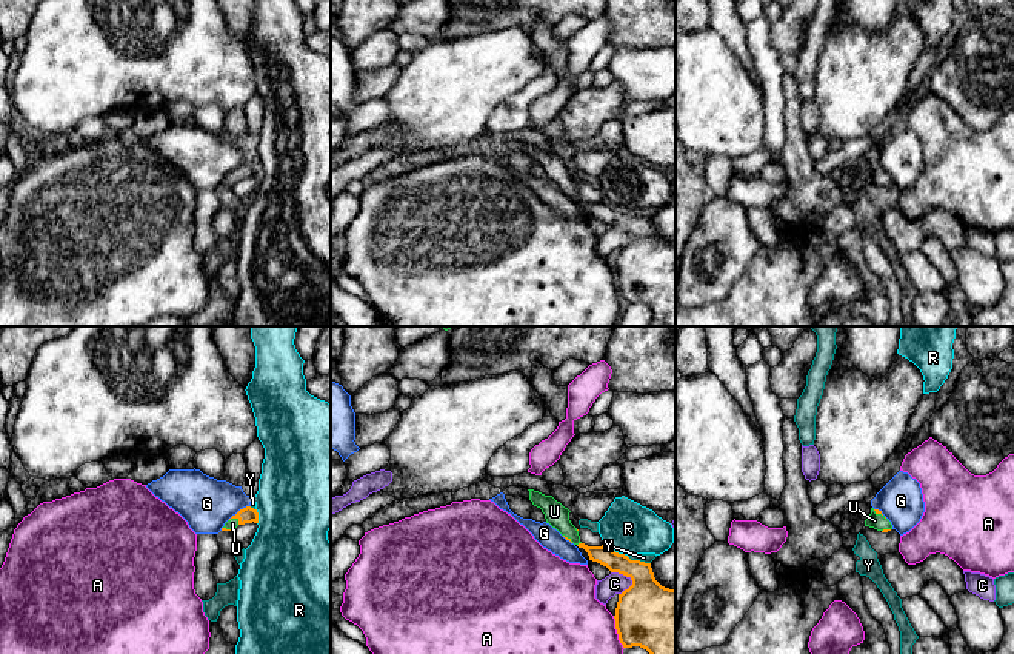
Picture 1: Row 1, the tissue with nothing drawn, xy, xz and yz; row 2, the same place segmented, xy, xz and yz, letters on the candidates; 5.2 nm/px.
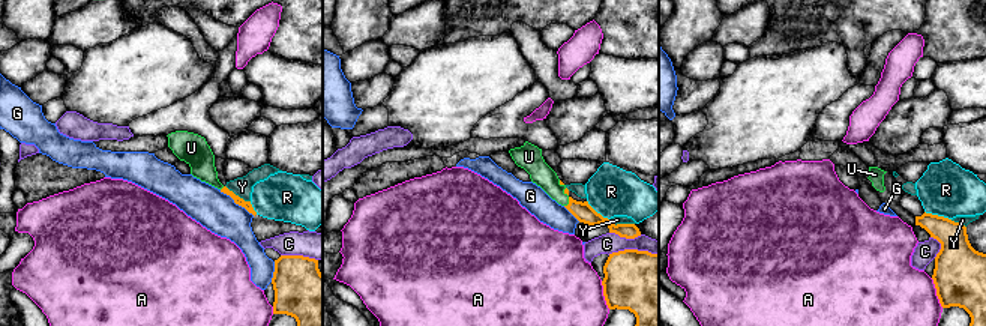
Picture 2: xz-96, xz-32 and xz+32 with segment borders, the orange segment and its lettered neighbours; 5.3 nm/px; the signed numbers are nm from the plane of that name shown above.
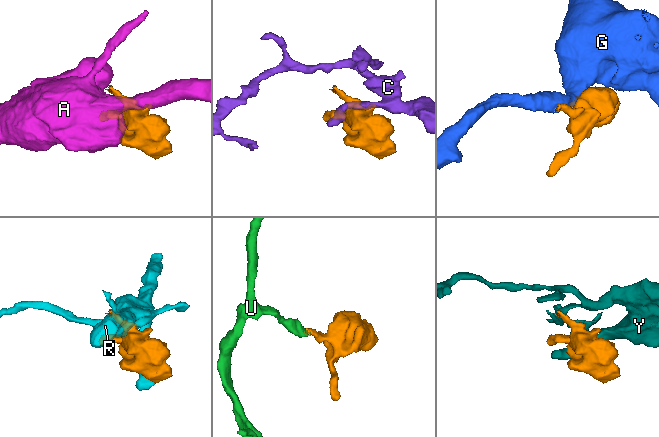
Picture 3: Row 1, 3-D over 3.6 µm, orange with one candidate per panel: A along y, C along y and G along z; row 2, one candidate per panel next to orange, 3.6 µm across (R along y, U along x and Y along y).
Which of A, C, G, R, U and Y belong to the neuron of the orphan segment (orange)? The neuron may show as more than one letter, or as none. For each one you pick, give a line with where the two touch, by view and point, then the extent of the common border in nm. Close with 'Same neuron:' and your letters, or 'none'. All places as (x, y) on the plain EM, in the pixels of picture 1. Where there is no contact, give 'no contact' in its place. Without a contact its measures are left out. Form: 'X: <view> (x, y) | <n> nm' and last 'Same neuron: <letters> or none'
U: xz (579, 199) | 30 nm
Same neuron: U

